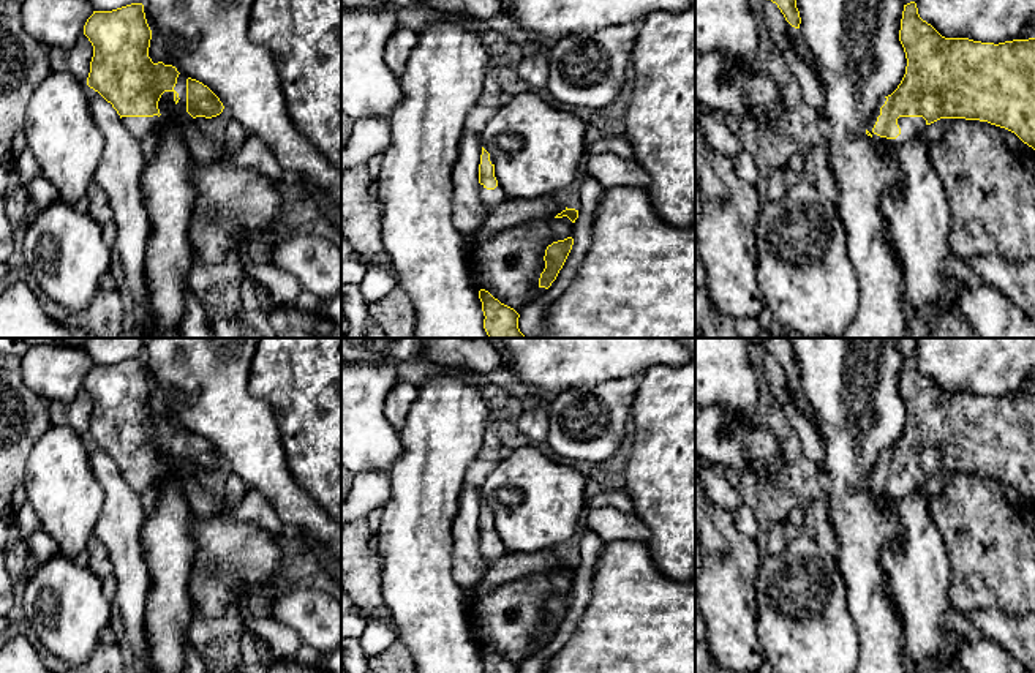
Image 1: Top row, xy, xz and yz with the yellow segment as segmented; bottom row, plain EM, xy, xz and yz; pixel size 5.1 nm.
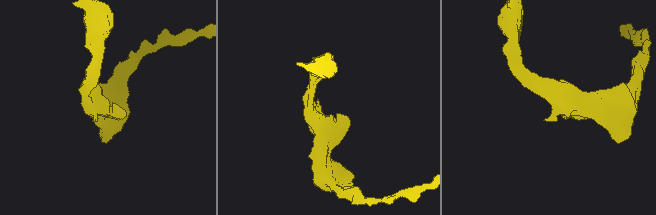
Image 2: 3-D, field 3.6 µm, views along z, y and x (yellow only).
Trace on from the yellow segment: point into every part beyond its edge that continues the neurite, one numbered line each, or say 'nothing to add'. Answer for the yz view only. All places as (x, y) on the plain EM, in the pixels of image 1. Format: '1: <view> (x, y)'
1: yz (910, 481)

